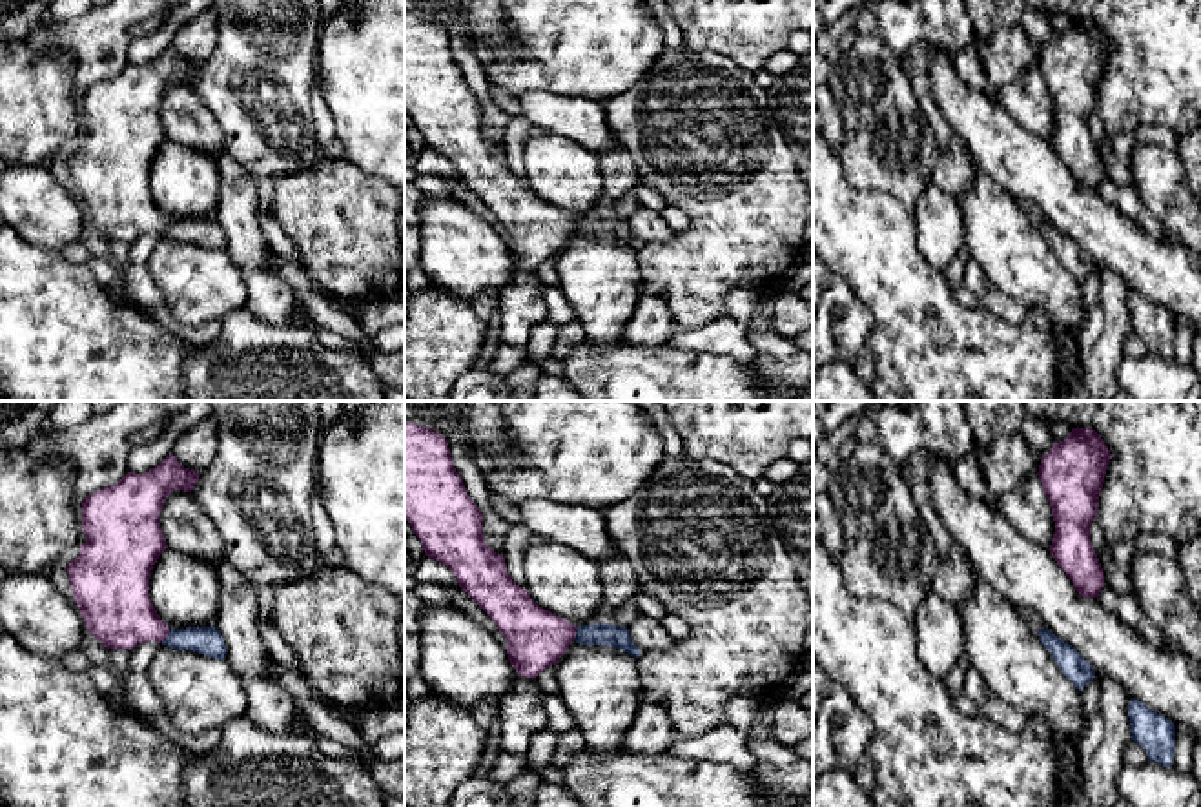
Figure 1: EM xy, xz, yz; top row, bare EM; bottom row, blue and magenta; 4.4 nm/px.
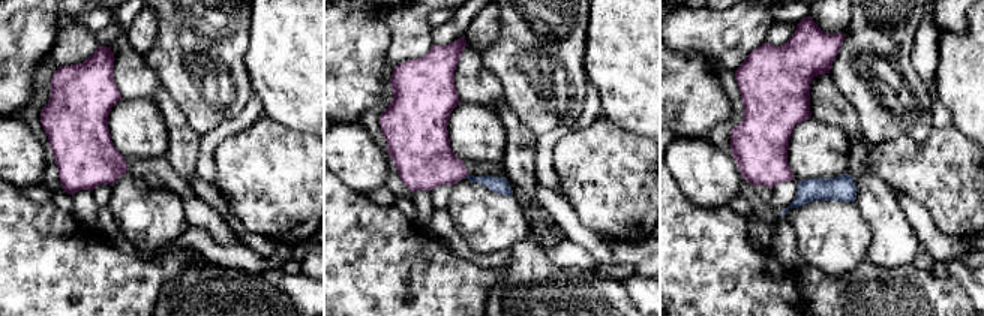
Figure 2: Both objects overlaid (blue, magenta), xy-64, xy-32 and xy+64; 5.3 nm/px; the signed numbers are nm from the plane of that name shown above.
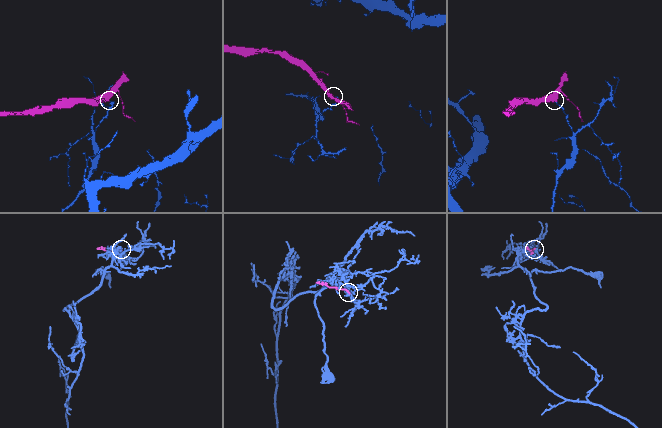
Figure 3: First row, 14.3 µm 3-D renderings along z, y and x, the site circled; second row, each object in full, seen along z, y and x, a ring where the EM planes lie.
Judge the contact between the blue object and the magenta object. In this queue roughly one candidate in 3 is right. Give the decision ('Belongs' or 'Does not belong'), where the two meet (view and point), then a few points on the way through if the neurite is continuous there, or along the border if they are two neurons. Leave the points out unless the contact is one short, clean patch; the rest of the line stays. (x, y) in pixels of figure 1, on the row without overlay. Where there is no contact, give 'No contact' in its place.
Does not belong. Touches blue at xy (166, 228). Boundary: xy (170, 221), (161, 234)

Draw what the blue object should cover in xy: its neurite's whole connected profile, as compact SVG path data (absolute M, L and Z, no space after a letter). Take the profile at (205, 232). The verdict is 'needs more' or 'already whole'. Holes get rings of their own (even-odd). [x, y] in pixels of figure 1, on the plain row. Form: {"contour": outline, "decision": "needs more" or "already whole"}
{"contour": "M213 217L169 220L169 226L162 233L162 237L179 241L179 242L199 244L221 253L224 253L228 244L224 230Z", "decision": "already whole"}

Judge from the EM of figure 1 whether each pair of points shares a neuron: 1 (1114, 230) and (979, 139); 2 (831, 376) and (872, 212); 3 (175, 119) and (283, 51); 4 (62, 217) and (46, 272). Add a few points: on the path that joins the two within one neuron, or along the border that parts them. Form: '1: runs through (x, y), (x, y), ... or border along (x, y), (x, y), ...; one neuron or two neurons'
1: runs through (1081, 214), (1072, 210), (1012, 155); one neuron
2: border along (851, 365), (864, 381); two neurons
3: border along (190, 86), (212, 113), (223, 141); two neurons
4: border along (19, 234), (31, 245), (59, 254); two neurons

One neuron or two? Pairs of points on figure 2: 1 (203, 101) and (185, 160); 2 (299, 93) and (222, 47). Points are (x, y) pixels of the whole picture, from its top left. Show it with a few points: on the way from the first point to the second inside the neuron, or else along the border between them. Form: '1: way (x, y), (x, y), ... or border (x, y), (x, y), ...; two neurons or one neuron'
1: border (173, 99), (185, 119), (201, 135); two neurons
2: border (249, 26), (245, 66), (252, 90); two neurons

